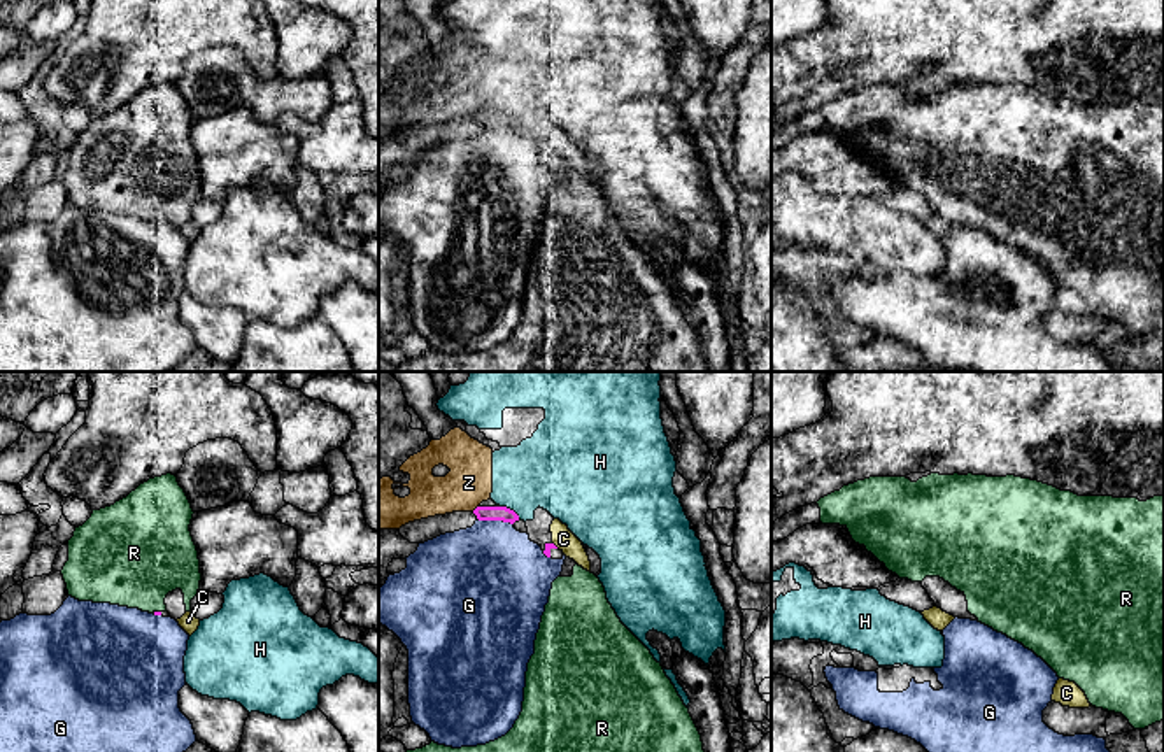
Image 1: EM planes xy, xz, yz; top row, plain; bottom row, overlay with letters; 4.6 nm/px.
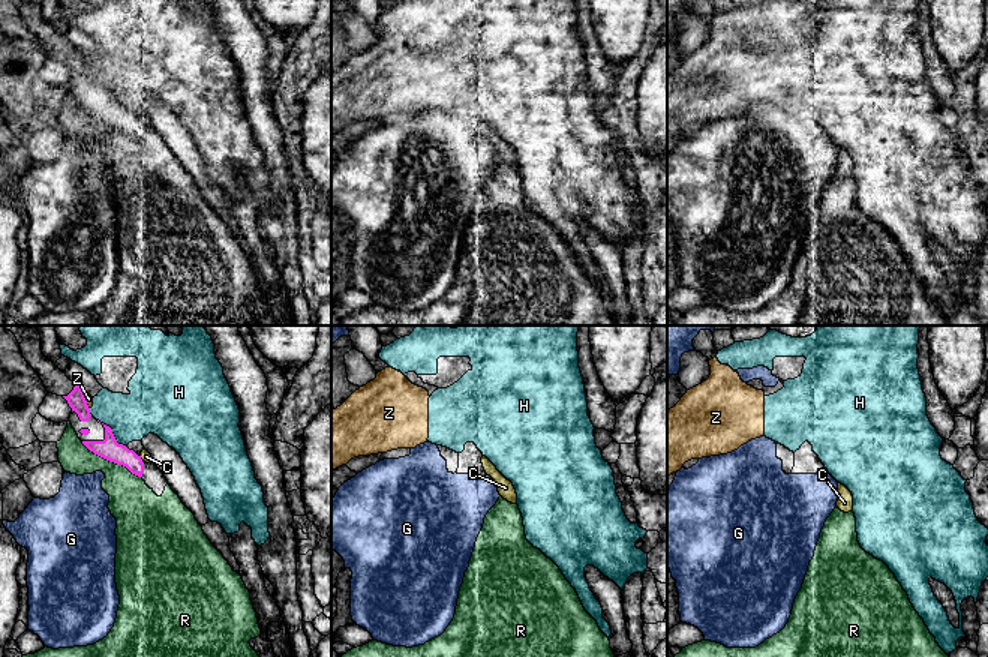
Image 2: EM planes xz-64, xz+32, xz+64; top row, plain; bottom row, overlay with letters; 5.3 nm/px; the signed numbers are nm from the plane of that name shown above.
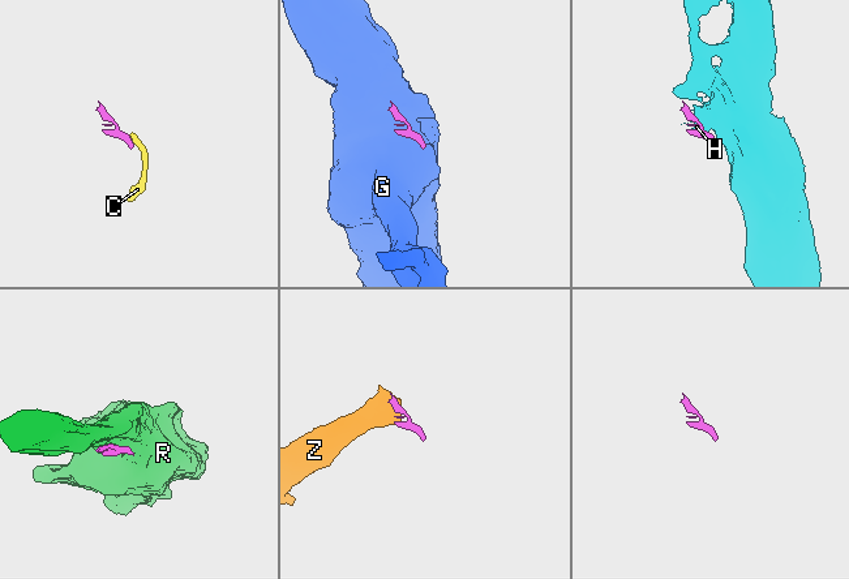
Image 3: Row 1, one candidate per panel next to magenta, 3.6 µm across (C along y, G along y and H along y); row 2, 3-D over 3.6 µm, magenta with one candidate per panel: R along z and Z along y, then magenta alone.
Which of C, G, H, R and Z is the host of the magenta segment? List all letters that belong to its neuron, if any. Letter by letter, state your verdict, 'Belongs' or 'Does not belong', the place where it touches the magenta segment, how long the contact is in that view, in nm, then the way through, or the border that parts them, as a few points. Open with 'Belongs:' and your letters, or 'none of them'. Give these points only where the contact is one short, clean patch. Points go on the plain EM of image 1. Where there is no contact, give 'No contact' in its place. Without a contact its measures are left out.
Belongs: C
C: Belongs. Touches magenta at xz (554, 153). Shared border 40 nm
G: Does not belong. Touches magenta at xz (495, 127). Shared border 170 nm. Boundary: xz (477, 125), (512, 132)
H: Does not belong. Touches magenta at xz (511, 118). Shared border 110 nm. Boundary: xz (500, 113), (505, 113), (519, 125)
R: Does not belong. Touches magenta at xy (158, 219). Shared border 30 nm
Z: Does not belong. Touches magenta at xz (477, 114). Shared border 50 nm

